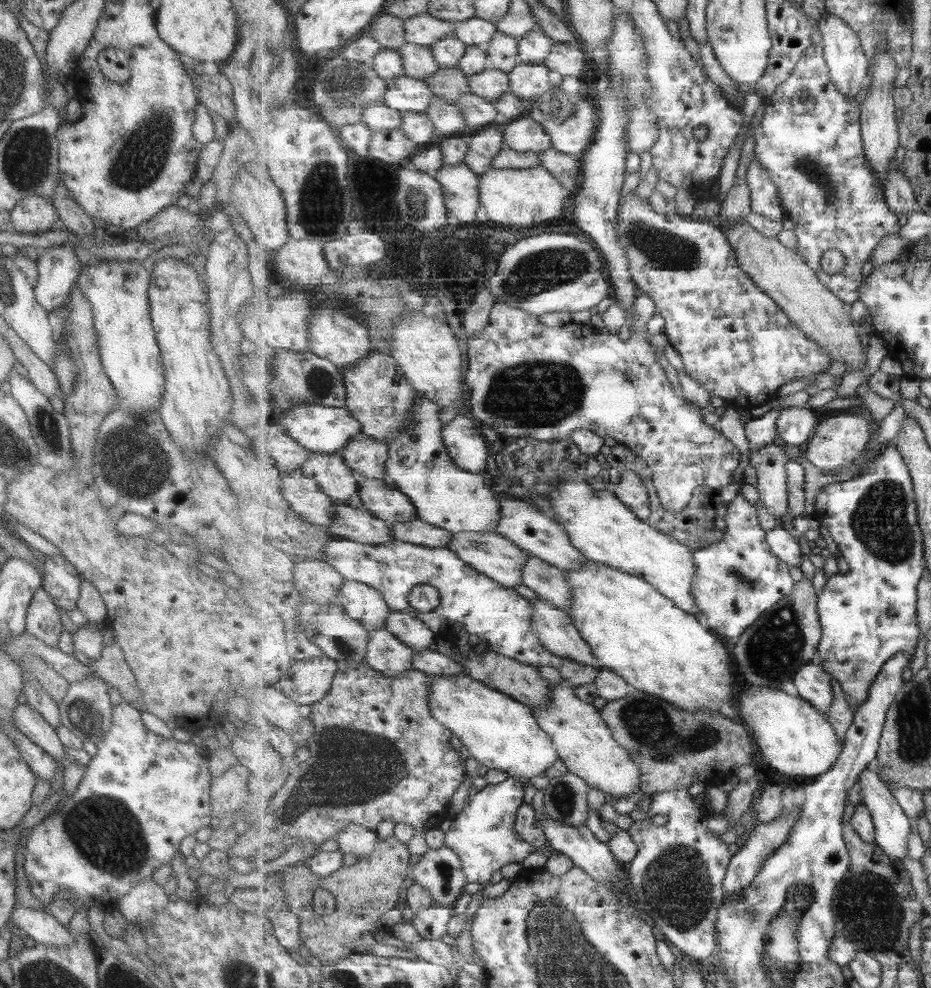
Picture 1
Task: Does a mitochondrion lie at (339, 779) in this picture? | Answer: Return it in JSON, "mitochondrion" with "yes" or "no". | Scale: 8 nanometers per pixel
{"mitochondrion":"yes"}

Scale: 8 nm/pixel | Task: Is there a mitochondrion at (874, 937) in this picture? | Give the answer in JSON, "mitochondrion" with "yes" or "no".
{"mitochondrion":"yes"}

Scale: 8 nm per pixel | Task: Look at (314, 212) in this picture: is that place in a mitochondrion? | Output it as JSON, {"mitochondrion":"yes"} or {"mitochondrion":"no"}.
{"mitochondrion":"yes"}

